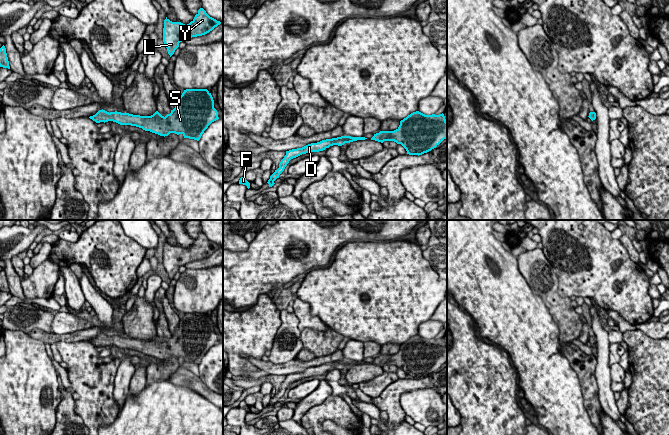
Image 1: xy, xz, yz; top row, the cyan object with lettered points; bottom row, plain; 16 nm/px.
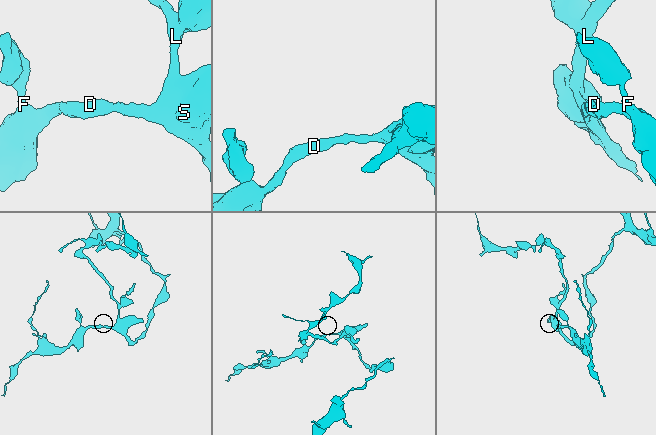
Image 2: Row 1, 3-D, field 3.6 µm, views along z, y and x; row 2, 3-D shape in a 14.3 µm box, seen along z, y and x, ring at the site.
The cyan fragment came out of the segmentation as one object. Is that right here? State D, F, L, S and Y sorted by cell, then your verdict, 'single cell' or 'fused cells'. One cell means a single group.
groups D F L S Y; single cell

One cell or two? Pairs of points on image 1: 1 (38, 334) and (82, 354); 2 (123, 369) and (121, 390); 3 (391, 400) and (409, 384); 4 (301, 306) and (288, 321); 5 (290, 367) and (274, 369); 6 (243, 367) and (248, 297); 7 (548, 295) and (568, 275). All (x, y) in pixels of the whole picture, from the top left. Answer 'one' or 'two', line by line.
1: two
2: one
3: one
4: two
5: one
6: two
7: two

